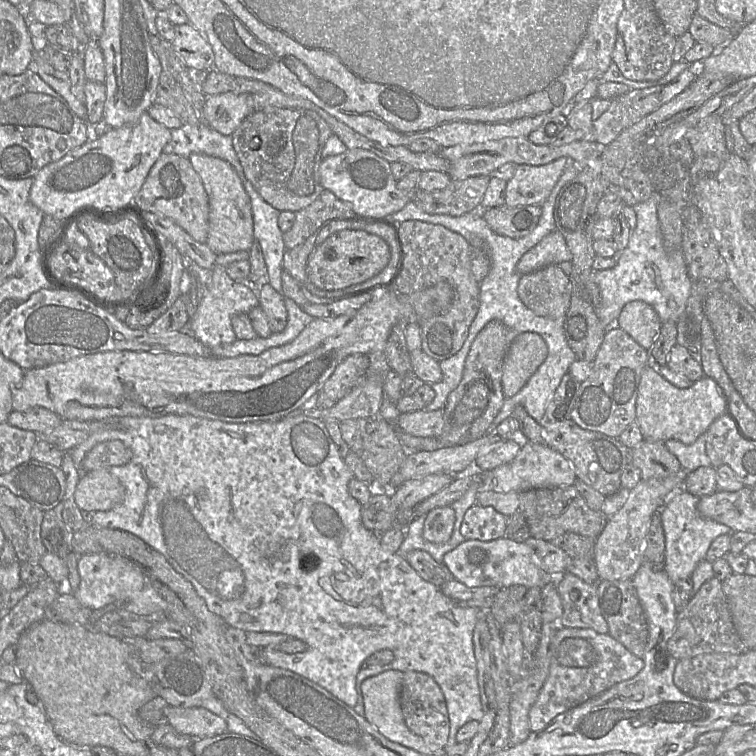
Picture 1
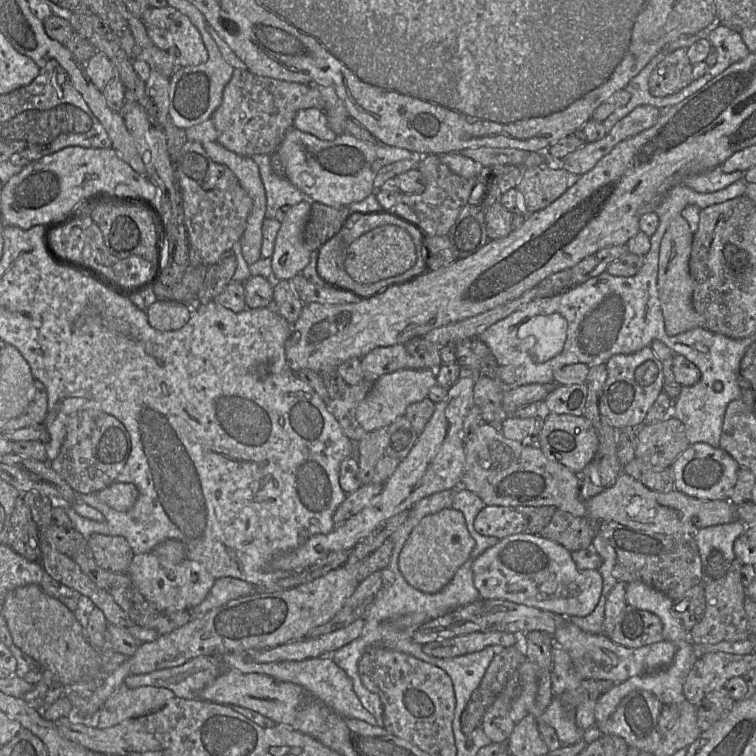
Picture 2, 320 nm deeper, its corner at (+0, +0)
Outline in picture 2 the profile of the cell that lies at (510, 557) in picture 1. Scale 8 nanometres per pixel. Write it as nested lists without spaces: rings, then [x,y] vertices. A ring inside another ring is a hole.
[[[519,533],[500,539],[473,562],[474,585],[481,599],[502,599],[550,611],[566,618],[584,617],[599,602],[603,578],[598,569],[581,569],[562,545],[539,535]]]

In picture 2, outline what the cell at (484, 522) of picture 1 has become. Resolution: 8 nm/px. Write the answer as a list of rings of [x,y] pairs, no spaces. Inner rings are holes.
[[[486,505],[476,516],[474,527],[482,535],[503,539],[525,532],[527,523],[526,517],[513,507]]]

